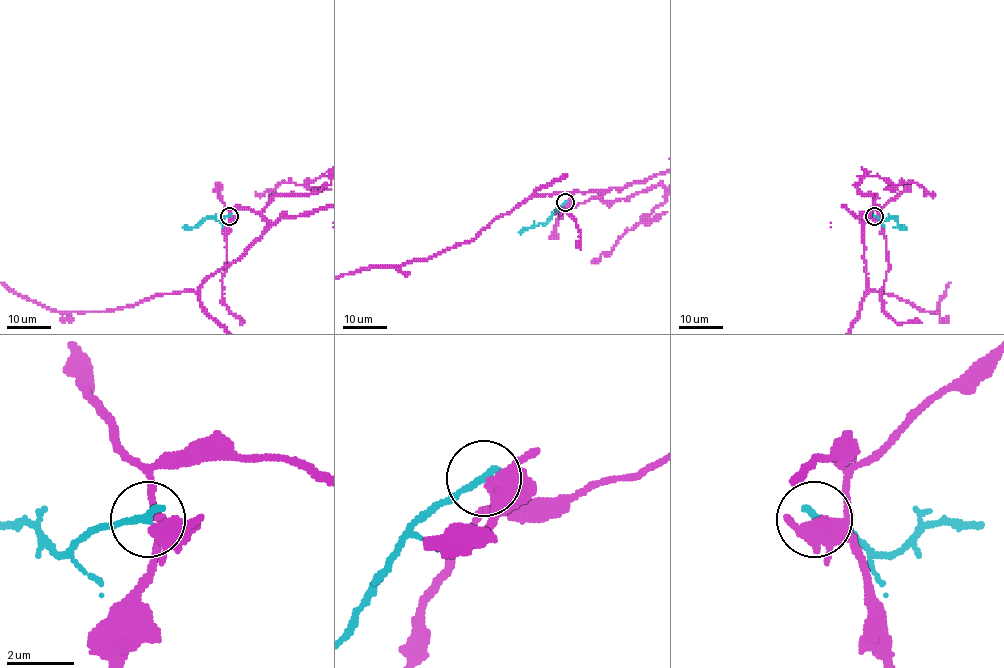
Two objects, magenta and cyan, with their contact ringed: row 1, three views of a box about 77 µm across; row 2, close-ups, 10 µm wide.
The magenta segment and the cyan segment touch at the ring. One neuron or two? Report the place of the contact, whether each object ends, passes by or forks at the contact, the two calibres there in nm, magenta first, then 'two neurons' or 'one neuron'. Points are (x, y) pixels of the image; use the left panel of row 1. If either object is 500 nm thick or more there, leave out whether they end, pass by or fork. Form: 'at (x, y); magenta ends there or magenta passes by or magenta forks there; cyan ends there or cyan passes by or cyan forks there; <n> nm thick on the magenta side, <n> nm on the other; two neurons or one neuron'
at (229, 216); magenta forks there; cyan ends there; 340 nm thick on the magenta side, 240 nm on the other; two neurons

